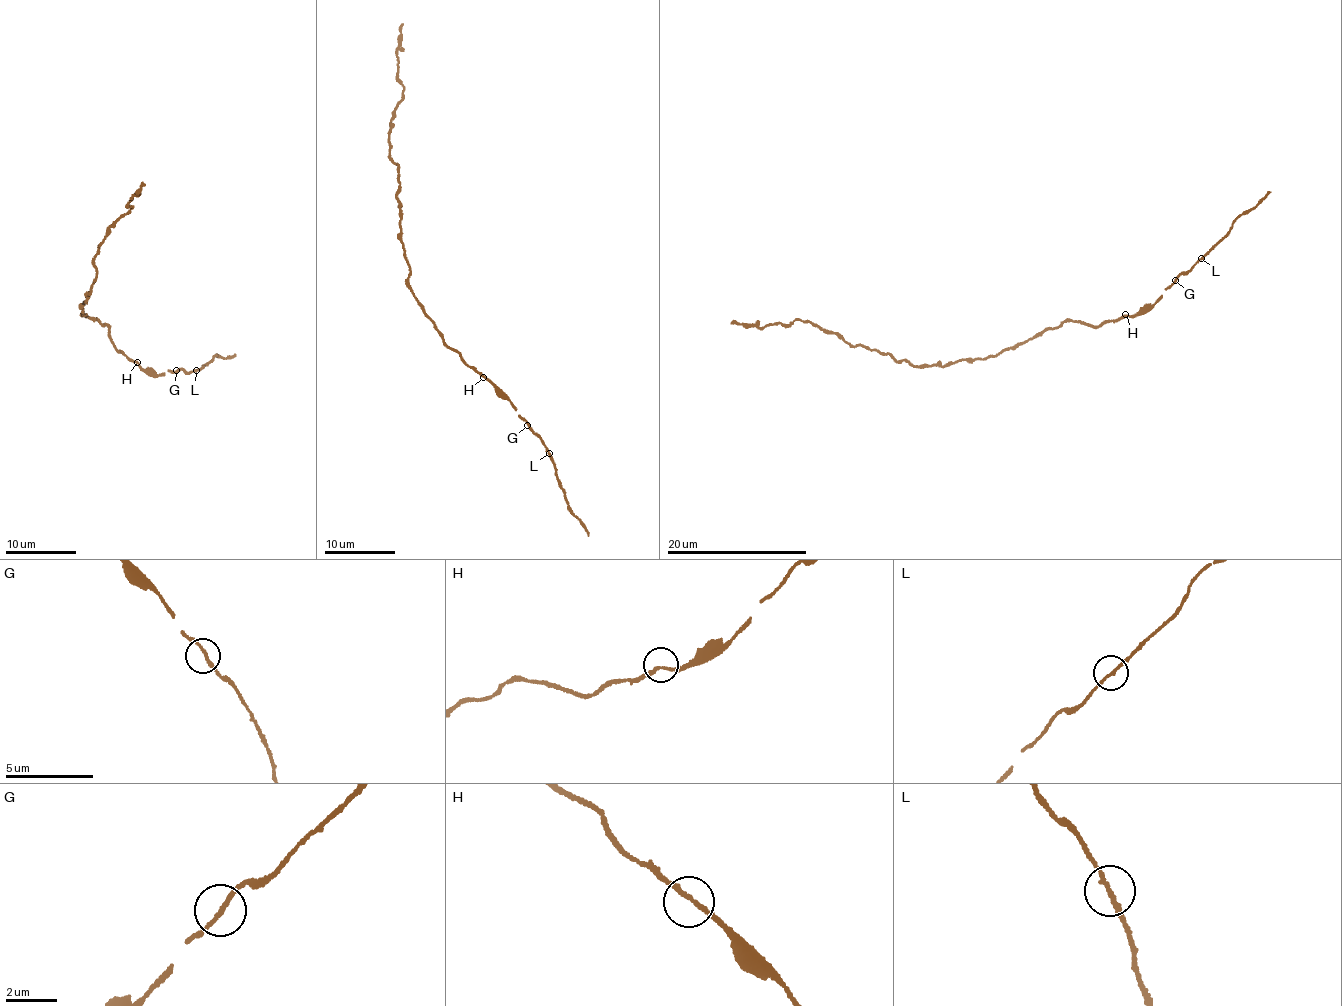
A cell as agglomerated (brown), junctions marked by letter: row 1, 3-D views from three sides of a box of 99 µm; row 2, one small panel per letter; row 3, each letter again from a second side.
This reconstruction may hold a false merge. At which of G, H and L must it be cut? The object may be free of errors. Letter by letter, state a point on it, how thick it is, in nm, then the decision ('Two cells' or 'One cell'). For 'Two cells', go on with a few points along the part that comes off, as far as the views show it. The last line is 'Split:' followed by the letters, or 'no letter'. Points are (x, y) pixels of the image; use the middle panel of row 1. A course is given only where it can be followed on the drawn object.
G: Place: (527, 425). Thickness 160 nm. One cell
H: Place: (483, 377). Thickness 170 nm. One cell
L: Place: (549, 453). Thickness 170 nm. One cell
Split: no letter

